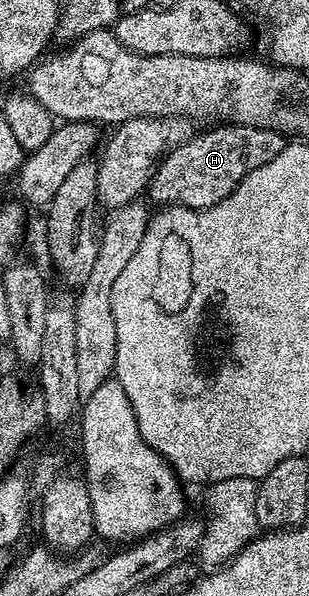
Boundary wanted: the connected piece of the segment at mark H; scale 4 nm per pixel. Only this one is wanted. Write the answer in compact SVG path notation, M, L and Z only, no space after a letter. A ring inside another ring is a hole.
M238 124L212 126L215 127L204 134L192 133L187 141L163 155L151 176L149 198L152 203L187 206L190 210L213 208L229 197L249 172L261 168L261 164L269 164L288 143L278 130Z

